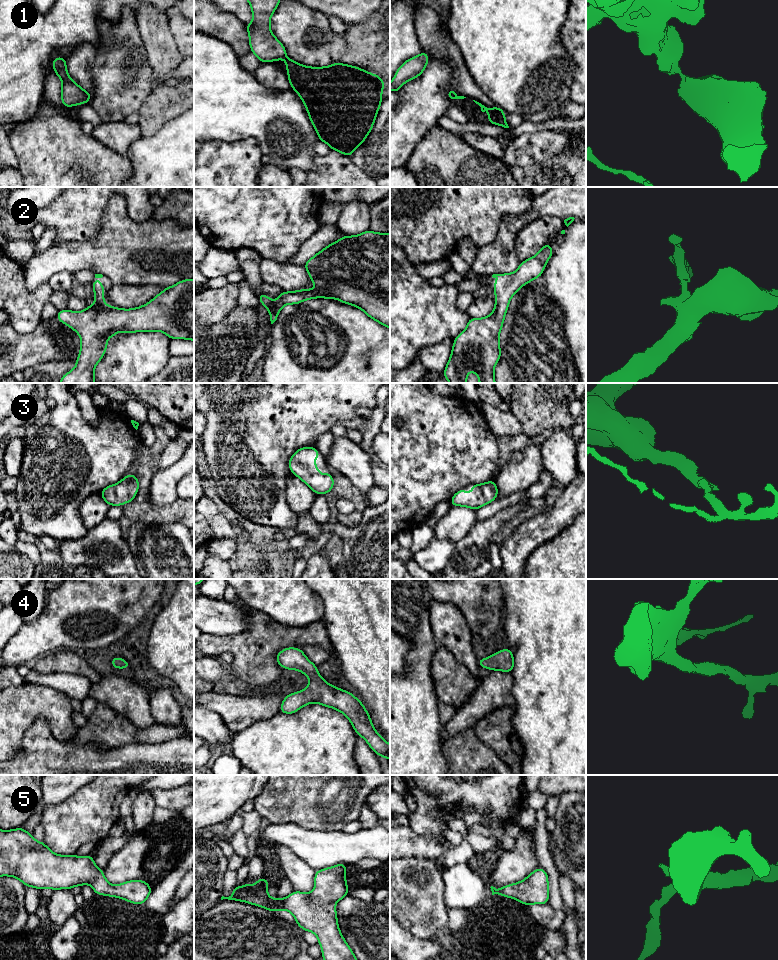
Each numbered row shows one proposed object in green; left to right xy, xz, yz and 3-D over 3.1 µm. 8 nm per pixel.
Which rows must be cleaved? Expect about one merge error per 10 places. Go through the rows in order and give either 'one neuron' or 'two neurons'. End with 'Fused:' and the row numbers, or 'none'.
1: two neurons
2: one neuron
3: one neuron
4: one neuron
5: one neuron
Fused: 1

